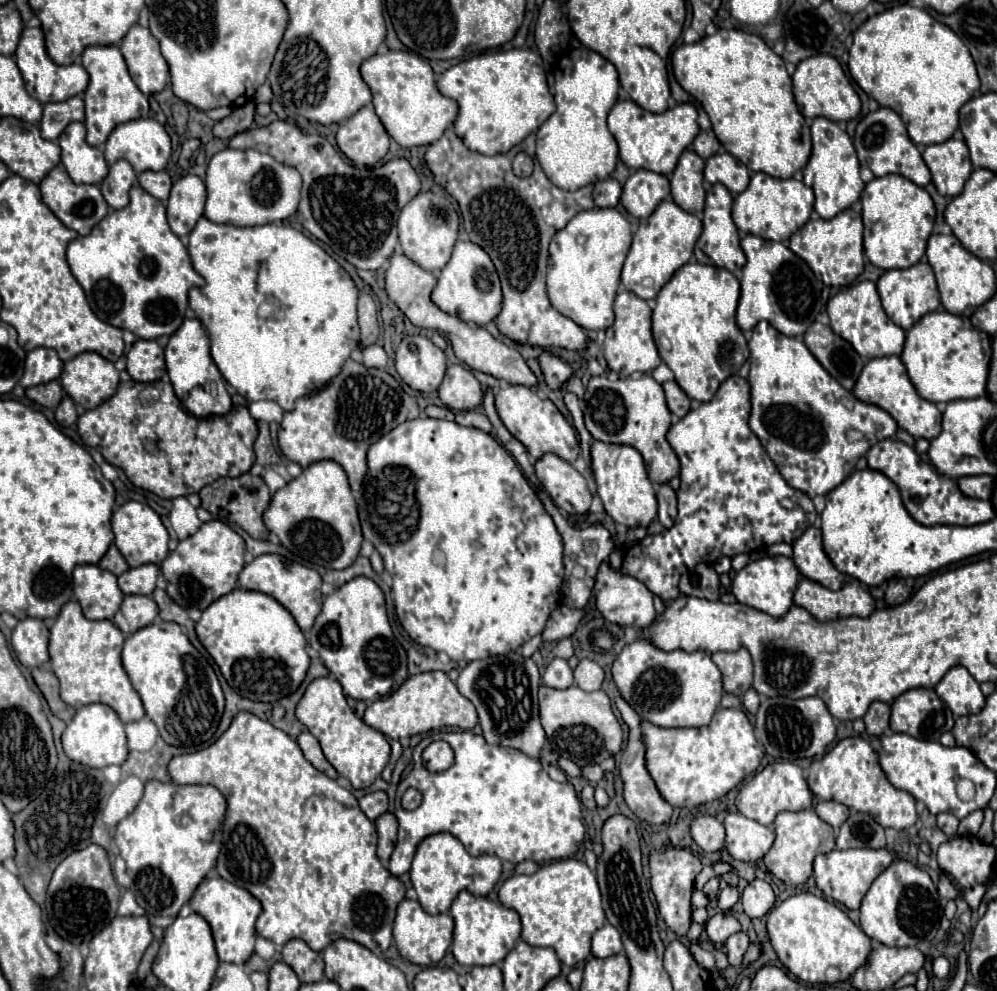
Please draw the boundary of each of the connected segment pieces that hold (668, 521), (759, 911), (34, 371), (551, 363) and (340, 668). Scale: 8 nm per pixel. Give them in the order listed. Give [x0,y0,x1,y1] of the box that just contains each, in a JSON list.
[[657,484,677,528],[741,880,775,918],[19,348,63,388],[539,350,571,388],[307,576,409,702]]

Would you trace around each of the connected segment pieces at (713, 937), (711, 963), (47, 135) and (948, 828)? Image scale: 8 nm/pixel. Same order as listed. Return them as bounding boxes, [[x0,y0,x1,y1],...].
[[705,912,741,944],[691,946,715,972],[39,96,85,140],[937,812,959,836]]

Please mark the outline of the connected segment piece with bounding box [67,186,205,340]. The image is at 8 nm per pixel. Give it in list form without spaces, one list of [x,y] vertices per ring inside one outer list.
[[[139,186],[131,188],[131,202],[123,210],[109,212],[89,236],[79,236],[67,246],[67,262],[85,290],[91,310],[103,322],[117,326],[121,330],[131,330],[143,340],[155,340],[159,336],[171,336],[185,320],[187,310],[187,292],[193,286],[203,286],[205,280],[199,276],[187,254],[187,248],[171,232],[165,216],[165,204],[155,200],[149,192]]]

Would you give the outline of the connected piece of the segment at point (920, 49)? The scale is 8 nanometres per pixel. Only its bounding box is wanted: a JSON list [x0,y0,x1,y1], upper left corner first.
[849,6,979,144]

